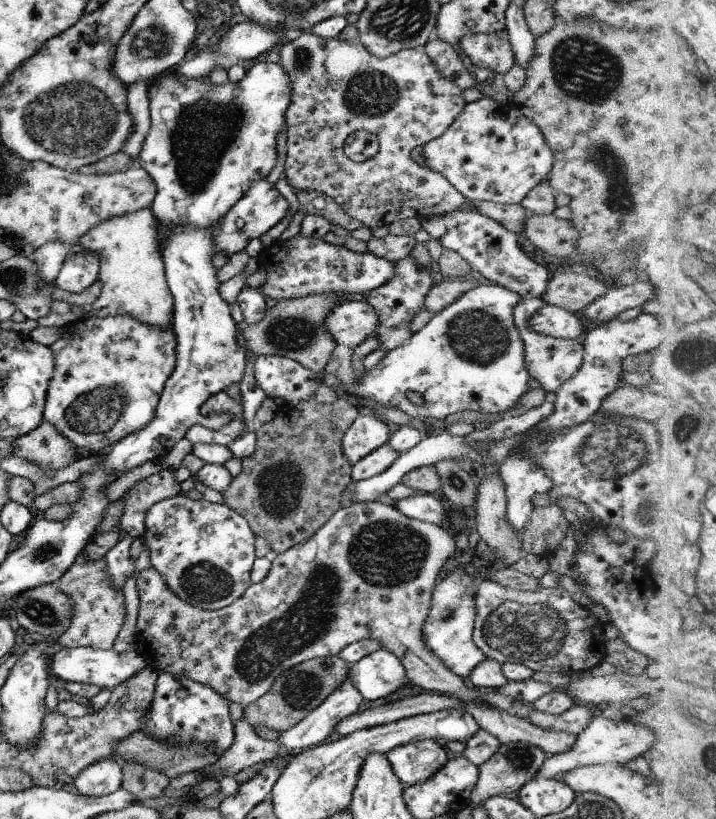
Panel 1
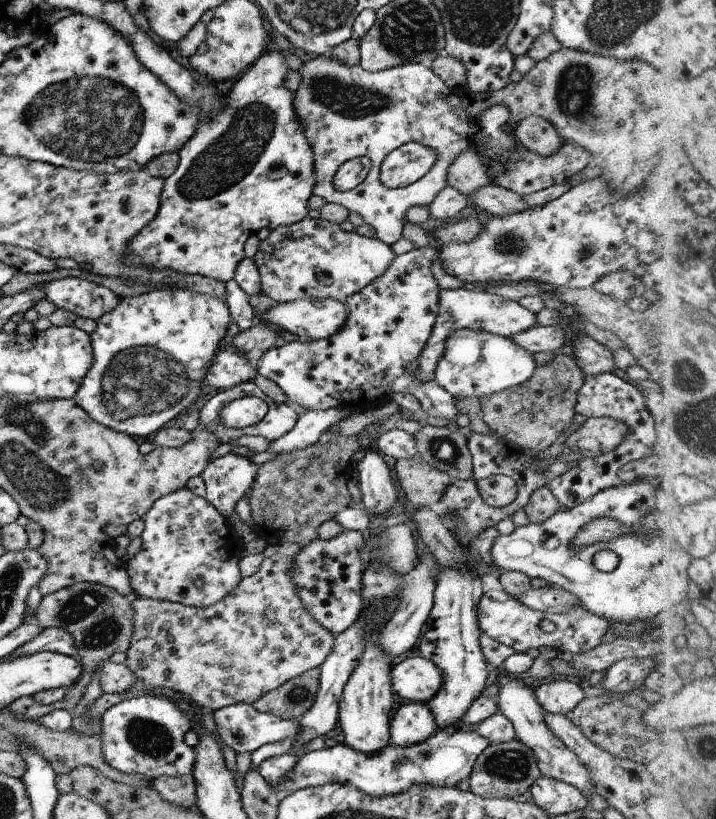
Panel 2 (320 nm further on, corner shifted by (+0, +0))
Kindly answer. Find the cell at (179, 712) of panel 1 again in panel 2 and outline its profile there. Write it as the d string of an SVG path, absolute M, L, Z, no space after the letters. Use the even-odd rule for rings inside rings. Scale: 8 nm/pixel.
M145 694L110 706L100 718L101 754L104 761L123 774L143 774L149 781L158 776L185 776L192 771L195 760L193 747L185 745L183 736L189 730L194 732L190 720L170 700Z

